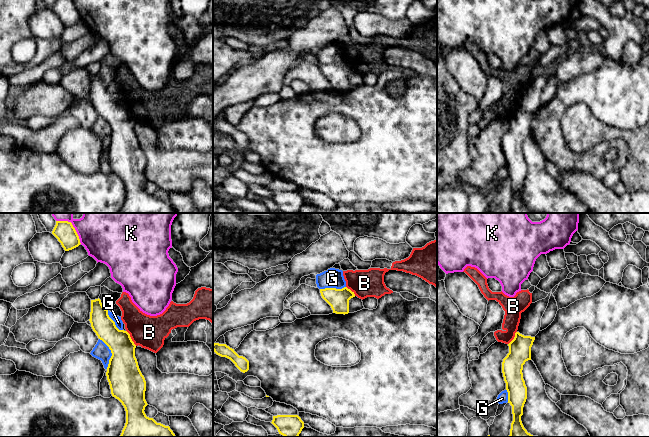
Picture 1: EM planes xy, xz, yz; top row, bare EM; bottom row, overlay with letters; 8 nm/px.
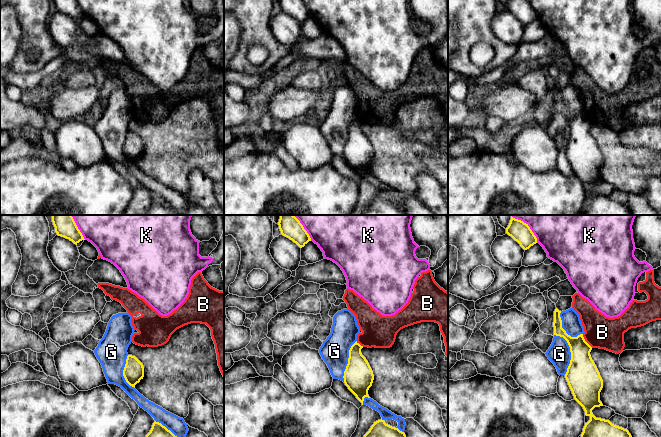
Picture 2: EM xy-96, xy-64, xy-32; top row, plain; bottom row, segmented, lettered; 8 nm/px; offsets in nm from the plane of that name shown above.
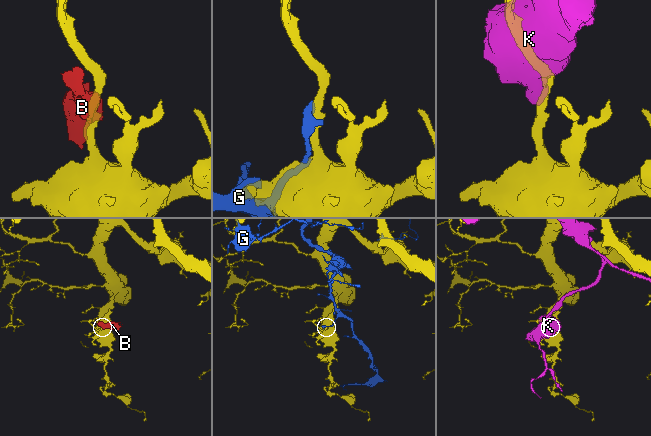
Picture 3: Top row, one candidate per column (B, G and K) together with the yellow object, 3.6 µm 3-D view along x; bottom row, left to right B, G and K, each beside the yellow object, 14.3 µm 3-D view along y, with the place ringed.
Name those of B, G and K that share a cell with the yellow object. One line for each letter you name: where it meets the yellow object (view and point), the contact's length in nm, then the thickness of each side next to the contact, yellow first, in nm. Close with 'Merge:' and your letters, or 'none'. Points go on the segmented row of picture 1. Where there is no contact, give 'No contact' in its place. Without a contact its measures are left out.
Merge: none

